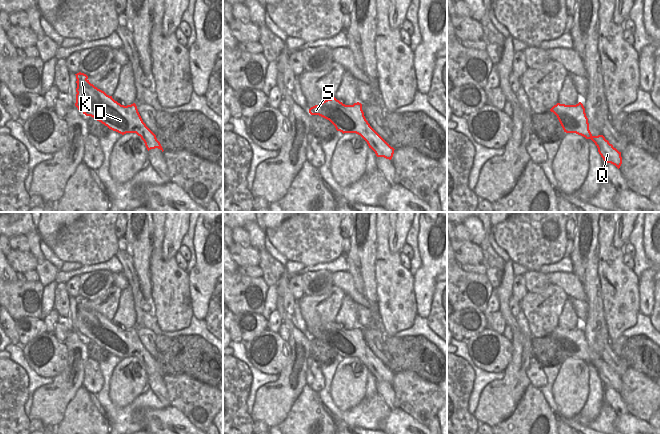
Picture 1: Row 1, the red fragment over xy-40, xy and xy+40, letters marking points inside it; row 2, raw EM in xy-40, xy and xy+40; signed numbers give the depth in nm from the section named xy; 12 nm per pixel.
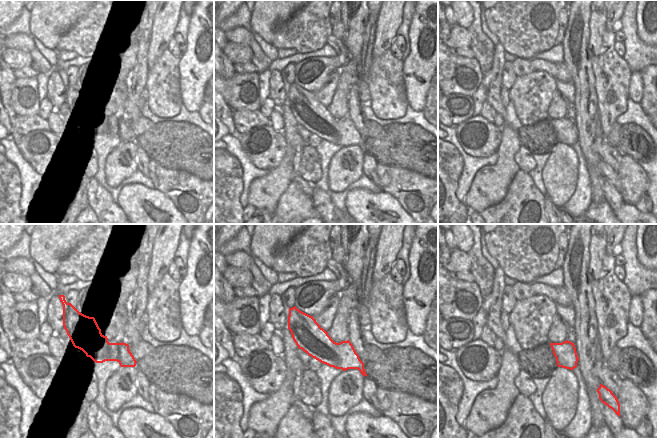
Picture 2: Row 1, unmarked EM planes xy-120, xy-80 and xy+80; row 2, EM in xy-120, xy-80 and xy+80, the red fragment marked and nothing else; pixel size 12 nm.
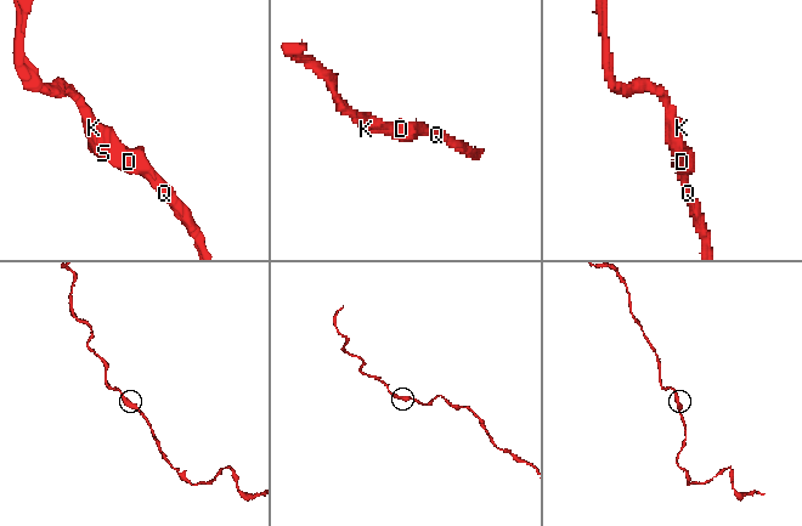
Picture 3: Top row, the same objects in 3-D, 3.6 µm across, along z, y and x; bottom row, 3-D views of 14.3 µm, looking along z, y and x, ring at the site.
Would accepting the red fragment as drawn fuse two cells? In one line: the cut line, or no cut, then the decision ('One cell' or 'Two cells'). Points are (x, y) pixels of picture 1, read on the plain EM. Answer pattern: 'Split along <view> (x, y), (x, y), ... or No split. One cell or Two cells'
No split. One cell

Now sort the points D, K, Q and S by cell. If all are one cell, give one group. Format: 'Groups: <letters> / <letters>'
Groups: D K Q S

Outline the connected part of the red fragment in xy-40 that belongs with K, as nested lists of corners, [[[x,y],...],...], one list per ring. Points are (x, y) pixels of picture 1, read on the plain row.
[[[79,296],[75,299],[75,330],[79,335],[122,359],[136,357],[144,365],[148,375],[155,372],[164,375],[156,359],[143,346],[135,327],[121,329],[112,320],[91,308],[86,298]]]

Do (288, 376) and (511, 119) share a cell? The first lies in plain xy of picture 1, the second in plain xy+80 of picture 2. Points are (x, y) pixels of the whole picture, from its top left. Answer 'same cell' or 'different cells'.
different cells

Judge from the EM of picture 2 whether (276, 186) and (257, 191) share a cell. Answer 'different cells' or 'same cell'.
same cell

